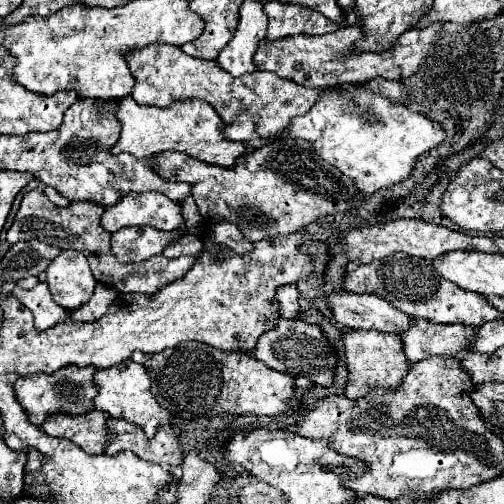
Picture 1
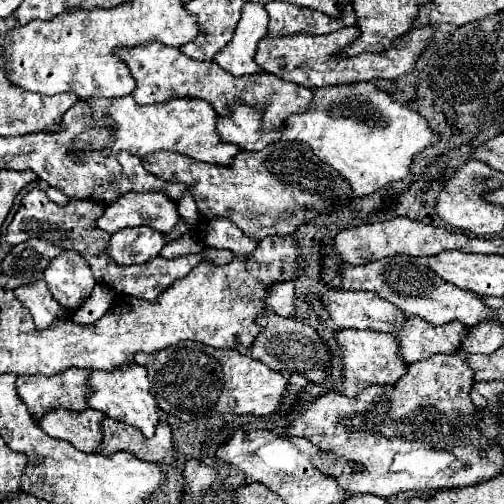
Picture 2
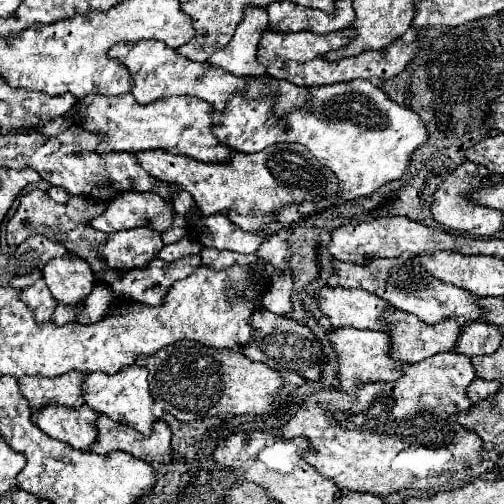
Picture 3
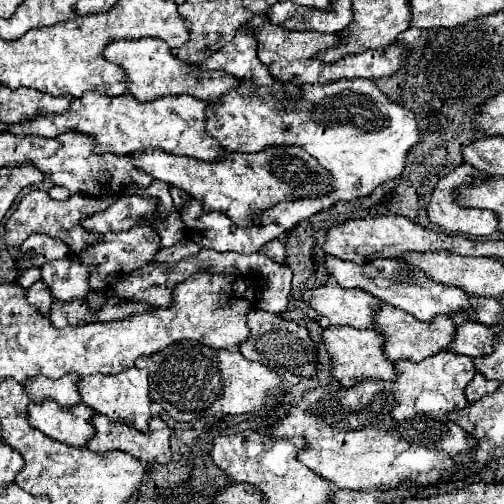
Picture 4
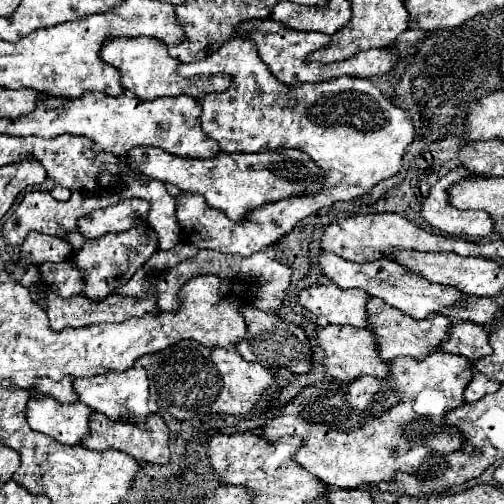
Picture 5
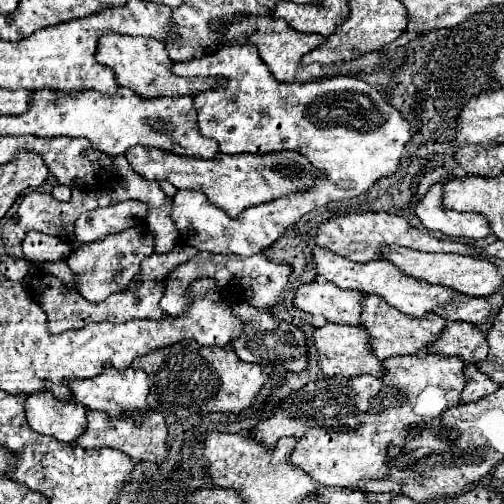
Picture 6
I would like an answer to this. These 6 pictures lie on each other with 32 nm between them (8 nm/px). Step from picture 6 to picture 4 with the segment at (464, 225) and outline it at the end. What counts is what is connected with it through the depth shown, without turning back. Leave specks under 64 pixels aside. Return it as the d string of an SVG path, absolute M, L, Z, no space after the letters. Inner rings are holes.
M462 164L458 168L454 168L448 176L444 176L432 196L430 196L430 202L426 204L426 216L432 224L444 228L446 232L450 234L464 234L464 236L490 236L492 232L498 230L498 220L496 220L496 214L494 212L486 212L486 210L474 210L474 208L458 208L456 204L456 198L454 198L454 188L460 188L462 184L472 184L472 182L482 182L486 180L488 176L484 172L478 172L476 168L468 166L468 164Z

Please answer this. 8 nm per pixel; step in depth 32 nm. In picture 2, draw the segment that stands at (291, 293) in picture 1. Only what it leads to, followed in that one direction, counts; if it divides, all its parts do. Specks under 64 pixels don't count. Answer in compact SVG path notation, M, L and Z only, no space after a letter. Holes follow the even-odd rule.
M278 282L268 294L266 308L278 316L294 316L294 282Z

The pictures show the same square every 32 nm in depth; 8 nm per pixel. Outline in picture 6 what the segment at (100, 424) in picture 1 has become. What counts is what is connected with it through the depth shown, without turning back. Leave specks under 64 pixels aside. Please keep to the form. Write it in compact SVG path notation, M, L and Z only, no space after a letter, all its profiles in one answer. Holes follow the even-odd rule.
M38 392L26 398L26 420L34 432L74 444L86 428L86 408L56 400L50 392Z

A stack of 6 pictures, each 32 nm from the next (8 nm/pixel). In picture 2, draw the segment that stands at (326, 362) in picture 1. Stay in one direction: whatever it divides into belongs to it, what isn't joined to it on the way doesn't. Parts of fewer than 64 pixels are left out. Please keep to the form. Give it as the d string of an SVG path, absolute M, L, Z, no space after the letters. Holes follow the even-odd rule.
M266 312L262 318L256 318L256 322L260 324L262 330L256 336L252 348L248 350L248 356L252 356L252 360L264 362L272 370L298 372L300 376L304 376L306 380L316 382L316 384L326 382L330 358L328 358L326 344L322 342L322 338L316 334L316 330L312 326L296 322L294 318L282 318L272 312Z

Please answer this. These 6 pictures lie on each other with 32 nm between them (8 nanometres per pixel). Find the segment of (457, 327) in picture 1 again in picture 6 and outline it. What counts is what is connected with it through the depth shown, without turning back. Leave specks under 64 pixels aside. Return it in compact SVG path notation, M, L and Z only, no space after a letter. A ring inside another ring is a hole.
M364 294L360 326L370 336L370 352L376 354L378 360L386 360L390 356L402 356L402 354L422 356L426 352L424 346L440 336L440 332L446 326L446 320L434 312L428 312L428 316L424 316L424 318L414 318L414 316L408 316L408 314L400 312L398 308L390 306L388 302L384 302L382 296Z

